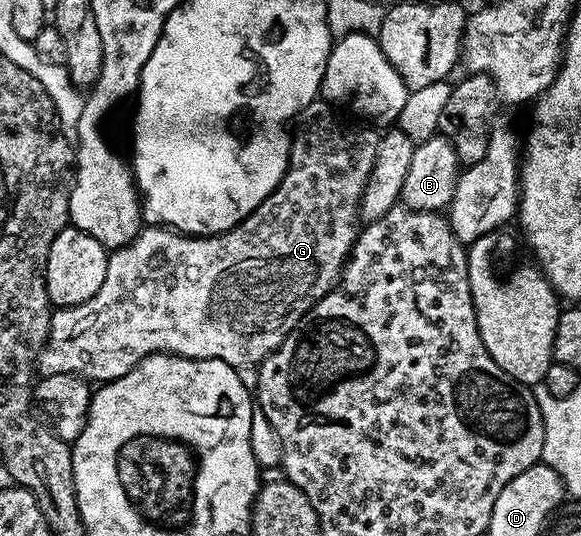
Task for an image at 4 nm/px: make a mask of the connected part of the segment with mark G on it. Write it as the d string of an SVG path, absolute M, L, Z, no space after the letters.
M322 100L312 101L294 127L293 137L289 142L289 157L285 176L279 179L279 183L274 186L271 193L264 197L263 203L244 222L234 226L232 230L210 236L192 236L181 234L178 230L172 230L165 226L148 225L146 228L140 229L139 235L128 246L121 246L117 250L110 251L107 255L108 267L105 271L105 280L101 284L101 288L98 288L97 294L90 296L89 300L85 300L84 303L56 309L52 313L47 343L43 346L42 352L39 353L38 373L42 376L75 374L79 378L87 379L92 384L102 384L125 376L142 358L148 358L150 354L179 354L182 358L216 358L217 360L225 360L225 364L236 368L258 367L264 358L268 358L283 343L288 332L335 287L339 275L343 272L347 256L351 252L351 246L356 240L357 231L361 226L359 201L363 195L365 184L369 180L369 172L373 172L373 164L377 160L380 135L366 130L363 127L366 125L356 124L346 117L343 119L338 118L338 116L343 117L336 113L328 103Z

